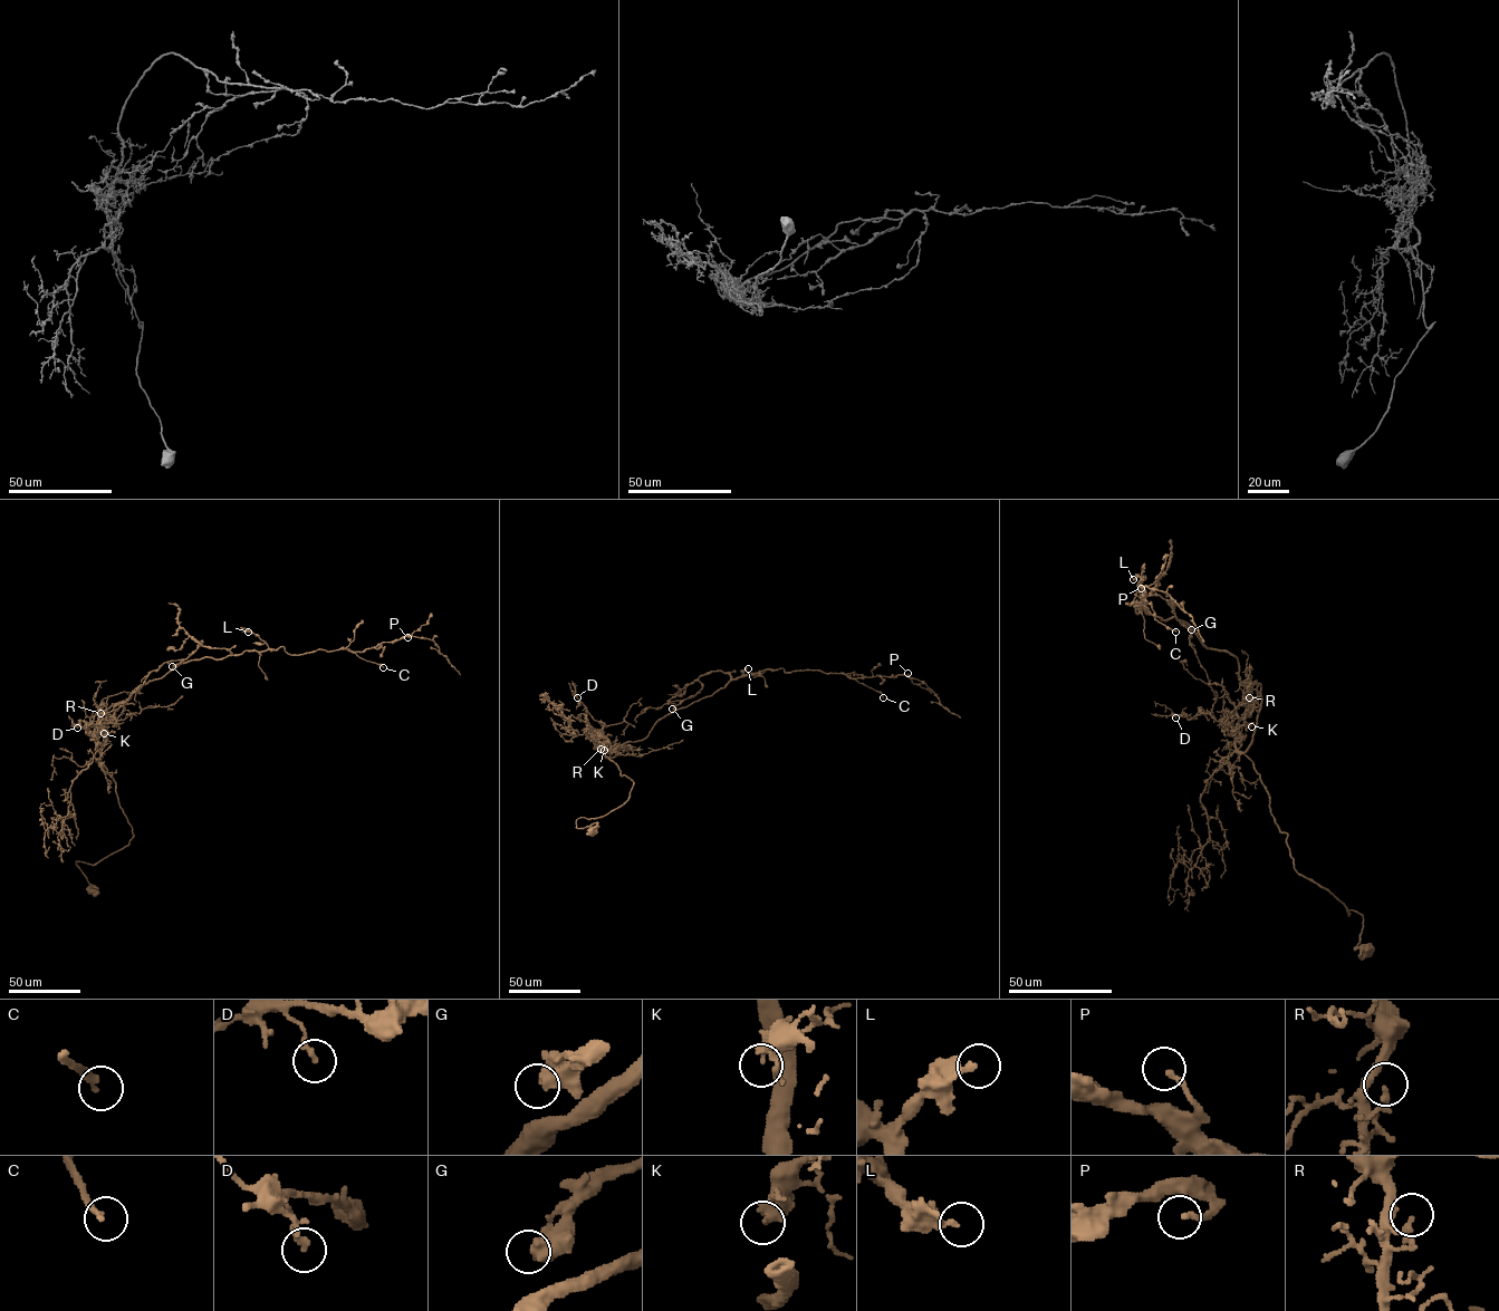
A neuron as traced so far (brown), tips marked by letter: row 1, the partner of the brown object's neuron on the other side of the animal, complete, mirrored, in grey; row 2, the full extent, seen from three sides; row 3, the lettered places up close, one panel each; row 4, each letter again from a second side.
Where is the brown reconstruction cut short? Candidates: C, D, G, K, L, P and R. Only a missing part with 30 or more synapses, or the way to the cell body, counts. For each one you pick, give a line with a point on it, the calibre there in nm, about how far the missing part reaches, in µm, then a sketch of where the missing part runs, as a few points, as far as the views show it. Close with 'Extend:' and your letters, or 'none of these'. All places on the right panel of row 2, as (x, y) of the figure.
C: Place: (1175, 632). Thickness 200 nm. Missing length about 40 µm. Course of what is missing: (1175, 632), (1193, 638), (1199, 638), (1202, 632), (1220, 648)
G: Place: (1191, 629). Thickness 650 nm. Missing length about 50 µm. Course of what is missing: (1191, 629), (1199, 636), (1222, 687)
R: Place: (1249, 697). Thickness 190 nm. Missing length about 10 µm
Extend: C, G, R

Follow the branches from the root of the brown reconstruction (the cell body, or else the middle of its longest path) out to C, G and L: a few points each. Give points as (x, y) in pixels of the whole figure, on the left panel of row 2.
C: (93, 889), (76, 861), (133, 836), (101, 762), (112, 705), (246, 651), (347, 648), (383, 667)
G: (93, 889), (76, 861), (95, 865), (133, 836), (101, 762), (106, 711), (230, 652), (199, 642), (172, 666)
L: (93, 889), (76, 861), (95, 865), (133, 836), (101, 762), (106, 711), (181, 664), (268, 648), (248, 632)

